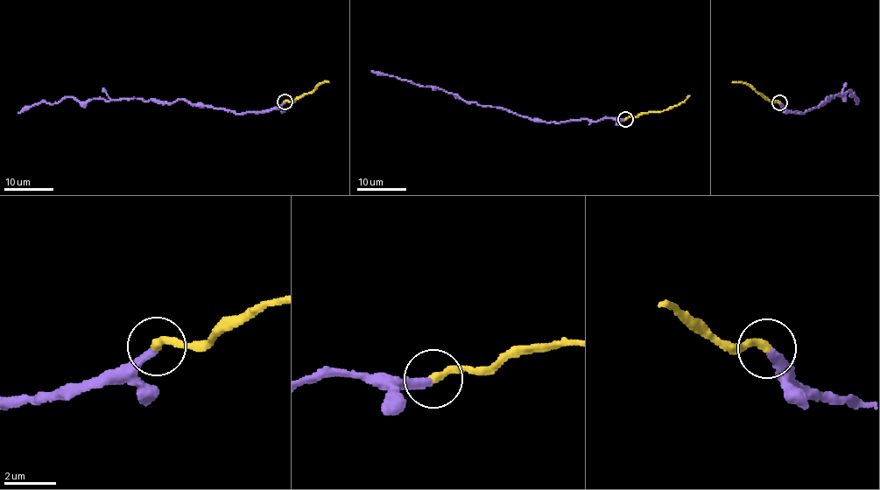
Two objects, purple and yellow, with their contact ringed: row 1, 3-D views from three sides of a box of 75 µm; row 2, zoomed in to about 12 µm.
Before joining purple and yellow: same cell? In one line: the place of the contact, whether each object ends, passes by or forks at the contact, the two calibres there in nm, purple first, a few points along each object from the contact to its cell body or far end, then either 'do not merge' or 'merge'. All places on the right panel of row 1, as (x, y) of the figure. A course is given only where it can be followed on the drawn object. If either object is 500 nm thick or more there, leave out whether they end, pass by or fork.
at (779, 102); purple ends there; yellow ends there; 300 nm thick on the purple side, 320 nm on the other; purple runs (778, 102), (785, 109), (806, 112), (826, 103), (827, 97), (852, 90), (851, 96), (858, 98), (856, 104); yellow runs (778, 102), (772, 101), (742, 82), (732, 82); merge

